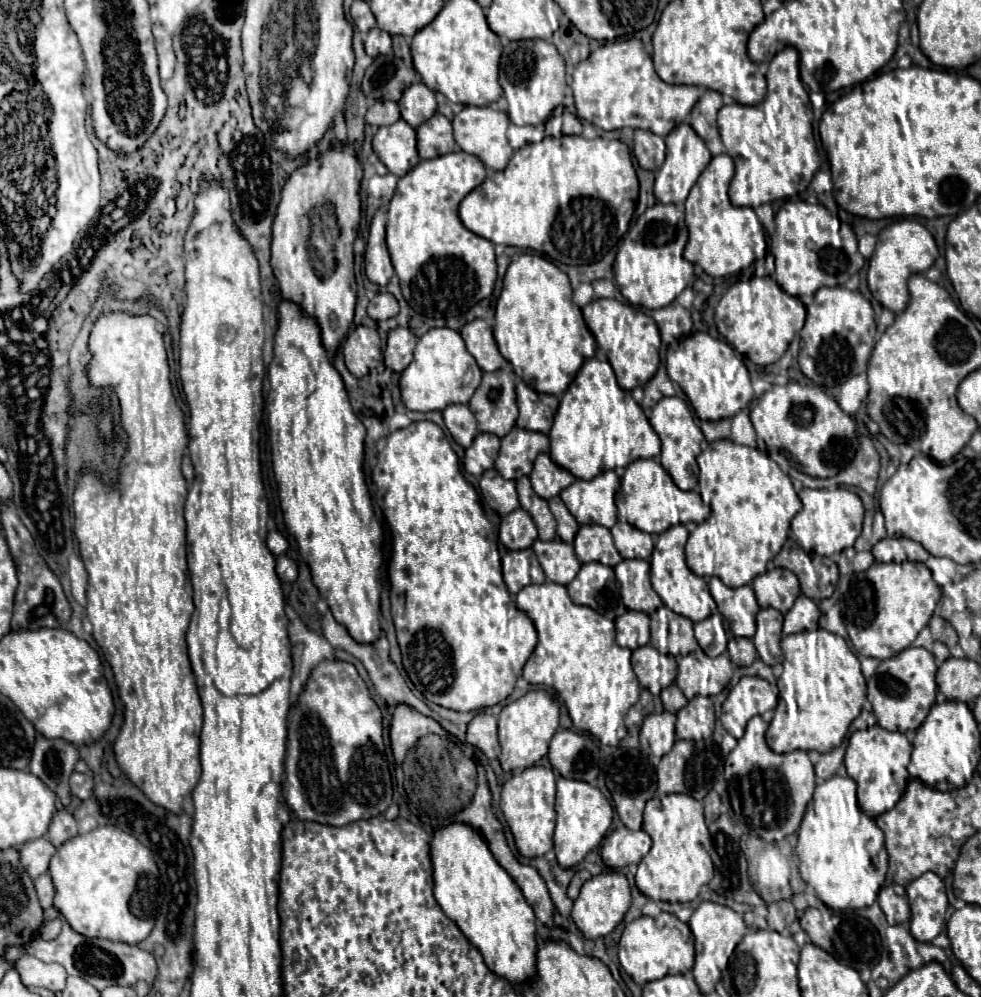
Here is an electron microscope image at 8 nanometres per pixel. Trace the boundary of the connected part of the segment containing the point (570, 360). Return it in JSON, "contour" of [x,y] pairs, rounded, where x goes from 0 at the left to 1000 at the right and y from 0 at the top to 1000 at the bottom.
{"contour":[[[530,255],[520,263],[512,295],[506,303],[503,335],[512,357],[522,363],[526,377],[546,393],[565,397],[579,389],[595,359],[603,359],[608,351],[592,309],[583,303],[579,277],[548,255]]]}

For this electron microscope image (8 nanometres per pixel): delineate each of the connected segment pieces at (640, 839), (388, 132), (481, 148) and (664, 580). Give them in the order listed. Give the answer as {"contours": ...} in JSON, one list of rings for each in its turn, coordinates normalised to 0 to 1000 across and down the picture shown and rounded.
{"contours":[[[[638,828],[628,830],[616,841],[614,863],[620,871],[634,871],[640,867],[650,867],[663,853],[665,841],[656,832],[642,832]]],[[[412,120],[389,126],[381,136],[379,144],[385,158],[404,177],[412,177],[428,162],[424,148],[424,130]]],[[[473,106],[471,112],[467,112],[463,116],[461,126],[463,126],[465,144],[469,146],[469,150],[487,156],[497,169],[504,169],[504,171],[516,169],[520,156],[524,154],[522,146],[518,144],[518,138],[516,138],[516,130],[520,126],[516,112],[510,112],[504,106]]],[[[689,526],[685,530],[681,530],[679,534],[675,534],[673,538],[669,538],[669,548],[667,548],[667,556],[663,560],[663,582],[665,582],[665,590],[669,592],[669,596],[675,600],[675,604],[687,612],[689,616],[695,616],[699,620],[703,620],[705,624],[718,622],[720,618],[732,615],[731,607],[722,586],[718,580],[709,578],[697,562],[697,546],[701,542],[701,532],[697,526]]]]}

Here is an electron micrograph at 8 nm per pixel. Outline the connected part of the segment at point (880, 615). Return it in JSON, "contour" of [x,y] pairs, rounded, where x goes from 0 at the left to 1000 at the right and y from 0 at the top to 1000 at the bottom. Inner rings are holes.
{"contour":[[[891,564],[885,572],[869,578],[864,594],[856,600],[856,612],[873,654],[903,662],[932,644],[936,634],[946,626],[956,602],[958,588],[952,586],[948,572],[940,564]]]}

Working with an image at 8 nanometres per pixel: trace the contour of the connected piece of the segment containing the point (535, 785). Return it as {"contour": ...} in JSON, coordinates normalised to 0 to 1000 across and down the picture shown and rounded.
{"contour":[[[540,768],[524,776],[512,788],[510,810],[524,837],[524,847],[532,859],[546,861],[546,859],[555,859],[559,853],[565,851],[565,845],[563,845],[565,828],[567,828],[565,802],[567,802],[567,780],[565,780],[563,770]]]}

